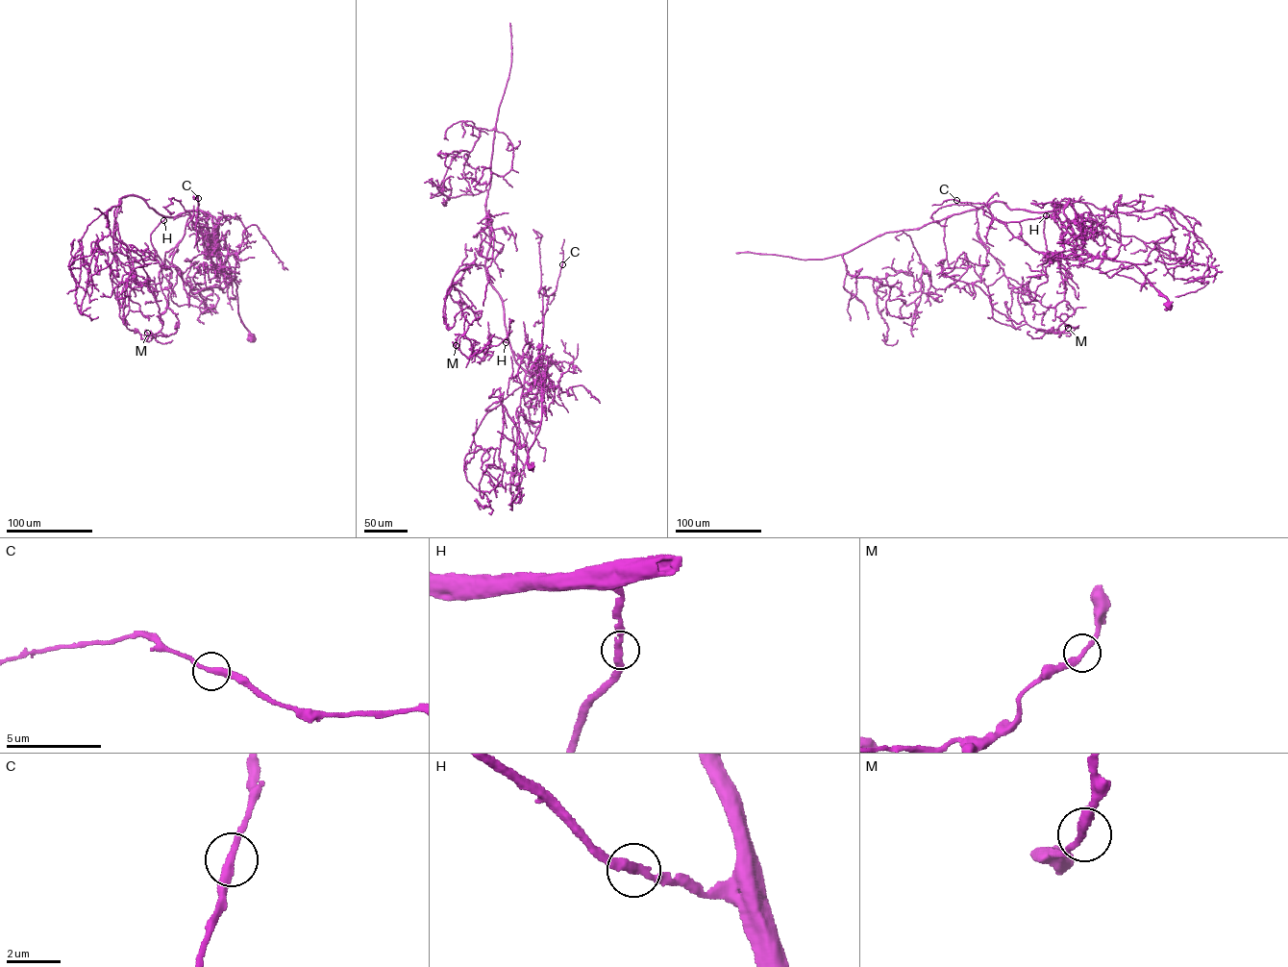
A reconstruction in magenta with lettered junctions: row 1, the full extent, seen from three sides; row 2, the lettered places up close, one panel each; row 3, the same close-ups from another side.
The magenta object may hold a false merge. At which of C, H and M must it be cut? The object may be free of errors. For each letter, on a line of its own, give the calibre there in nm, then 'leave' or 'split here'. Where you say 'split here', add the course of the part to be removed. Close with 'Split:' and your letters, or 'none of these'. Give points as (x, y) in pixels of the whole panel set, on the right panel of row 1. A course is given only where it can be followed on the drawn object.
C: 280 nm | leave
H: 280 nm | leave
M: 280 nm | leave
Split: none of these

